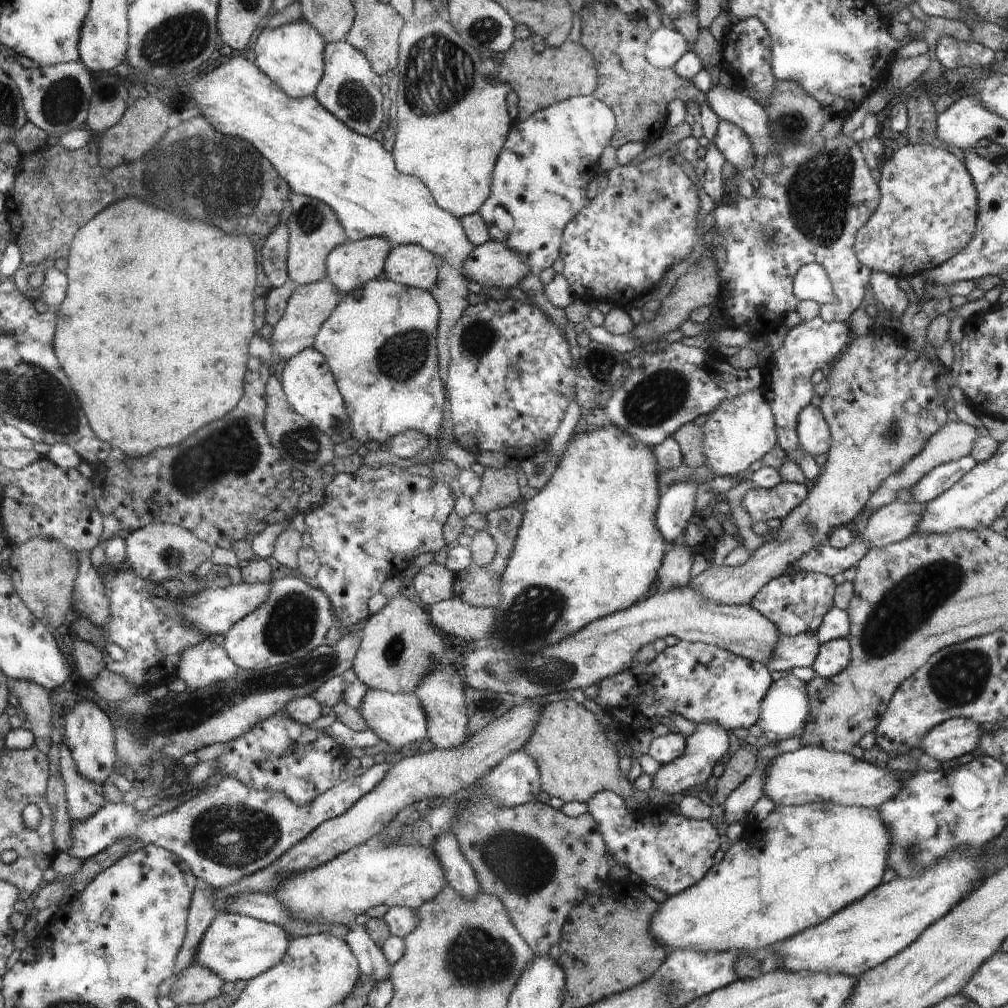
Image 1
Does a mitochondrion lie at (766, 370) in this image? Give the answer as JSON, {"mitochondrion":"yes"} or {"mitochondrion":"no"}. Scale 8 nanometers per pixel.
{"mitochondrion":"no"}

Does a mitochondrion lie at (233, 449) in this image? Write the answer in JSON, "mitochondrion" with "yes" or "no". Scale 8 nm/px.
{"mitochondrion":"yes"}

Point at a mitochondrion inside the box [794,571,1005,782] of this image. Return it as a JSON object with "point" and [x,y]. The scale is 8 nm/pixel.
{"point":[959,678]}

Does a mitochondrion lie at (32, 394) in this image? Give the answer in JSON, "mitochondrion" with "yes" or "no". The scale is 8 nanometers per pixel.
{"mitochondrion":"yes"}

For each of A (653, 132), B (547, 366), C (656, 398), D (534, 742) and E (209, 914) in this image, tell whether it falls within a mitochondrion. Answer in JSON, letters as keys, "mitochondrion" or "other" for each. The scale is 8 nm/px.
{"A":"other","B":"other","C":"mitochondrion","D":"other","E":"other"}

